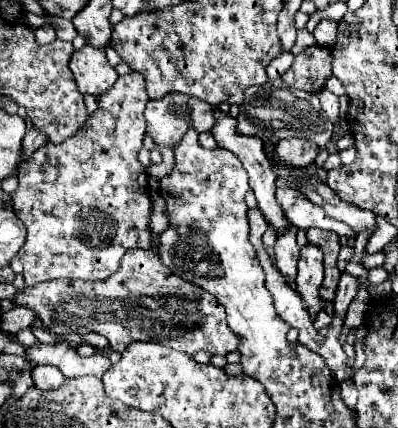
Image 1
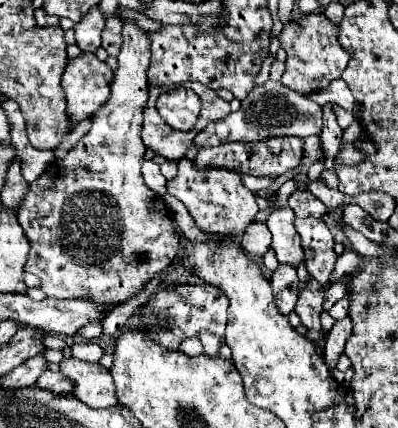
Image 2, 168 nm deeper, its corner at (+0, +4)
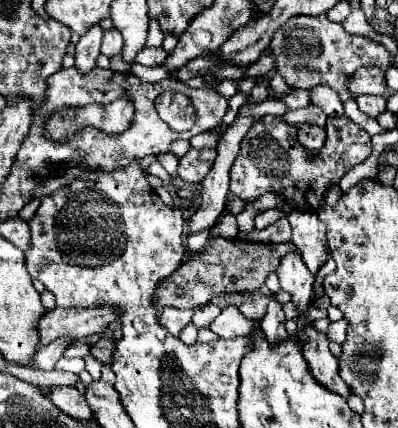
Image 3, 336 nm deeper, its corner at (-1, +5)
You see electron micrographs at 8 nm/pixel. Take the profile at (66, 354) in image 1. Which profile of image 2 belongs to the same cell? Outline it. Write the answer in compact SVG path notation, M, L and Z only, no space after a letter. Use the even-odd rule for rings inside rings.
M77 358L63 360L61 372L75 384L75 396L89 408L115 408L119 400L115 396L115 386L109 370L101 364L81 362Z

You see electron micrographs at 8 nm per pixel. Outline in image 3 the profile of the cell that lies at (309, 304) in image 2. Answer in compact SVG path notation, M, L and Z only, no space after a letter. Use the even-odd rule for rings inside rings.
M314 325L304 327L304 343L302 343L302 353L304 359L318 383L328 387L334 393L348 395L350 387L340 379L340 369L338 369L338 359L330 353L328 337L314 329Z

